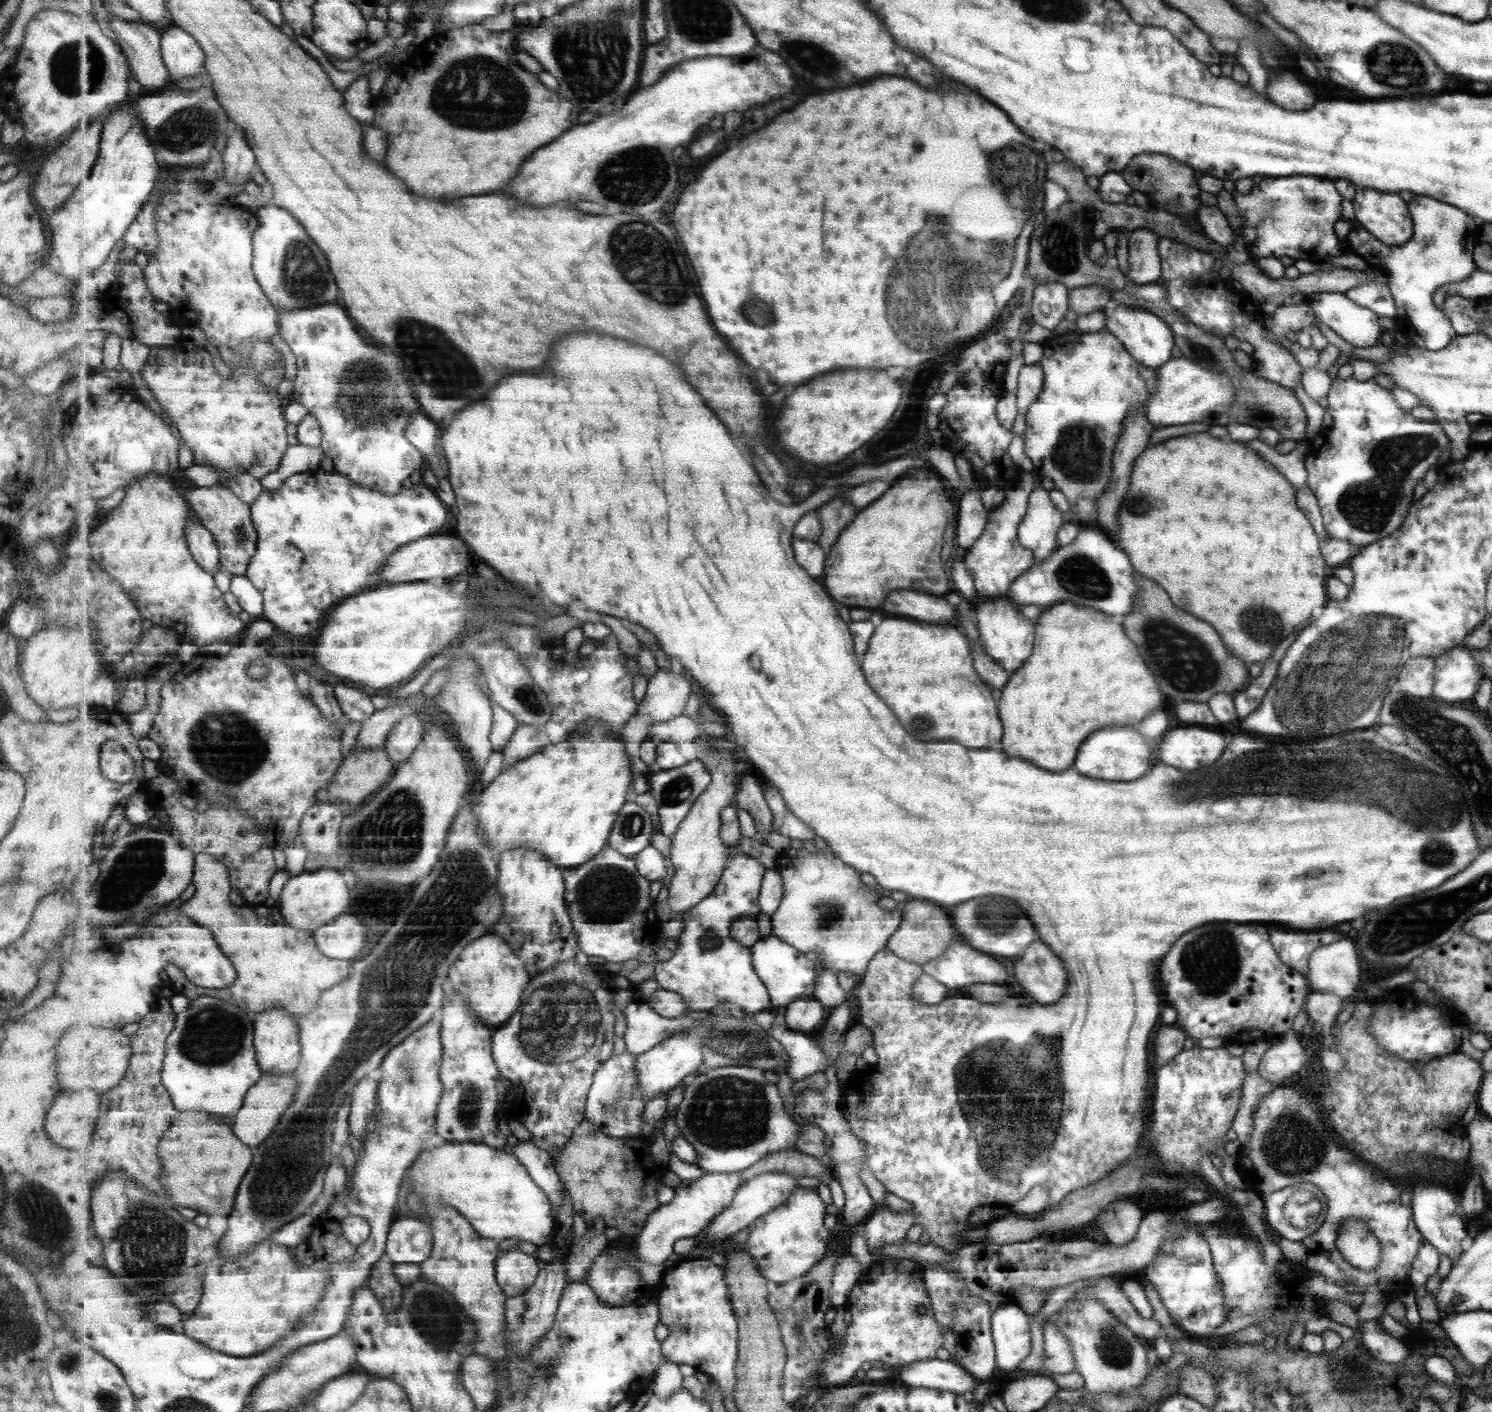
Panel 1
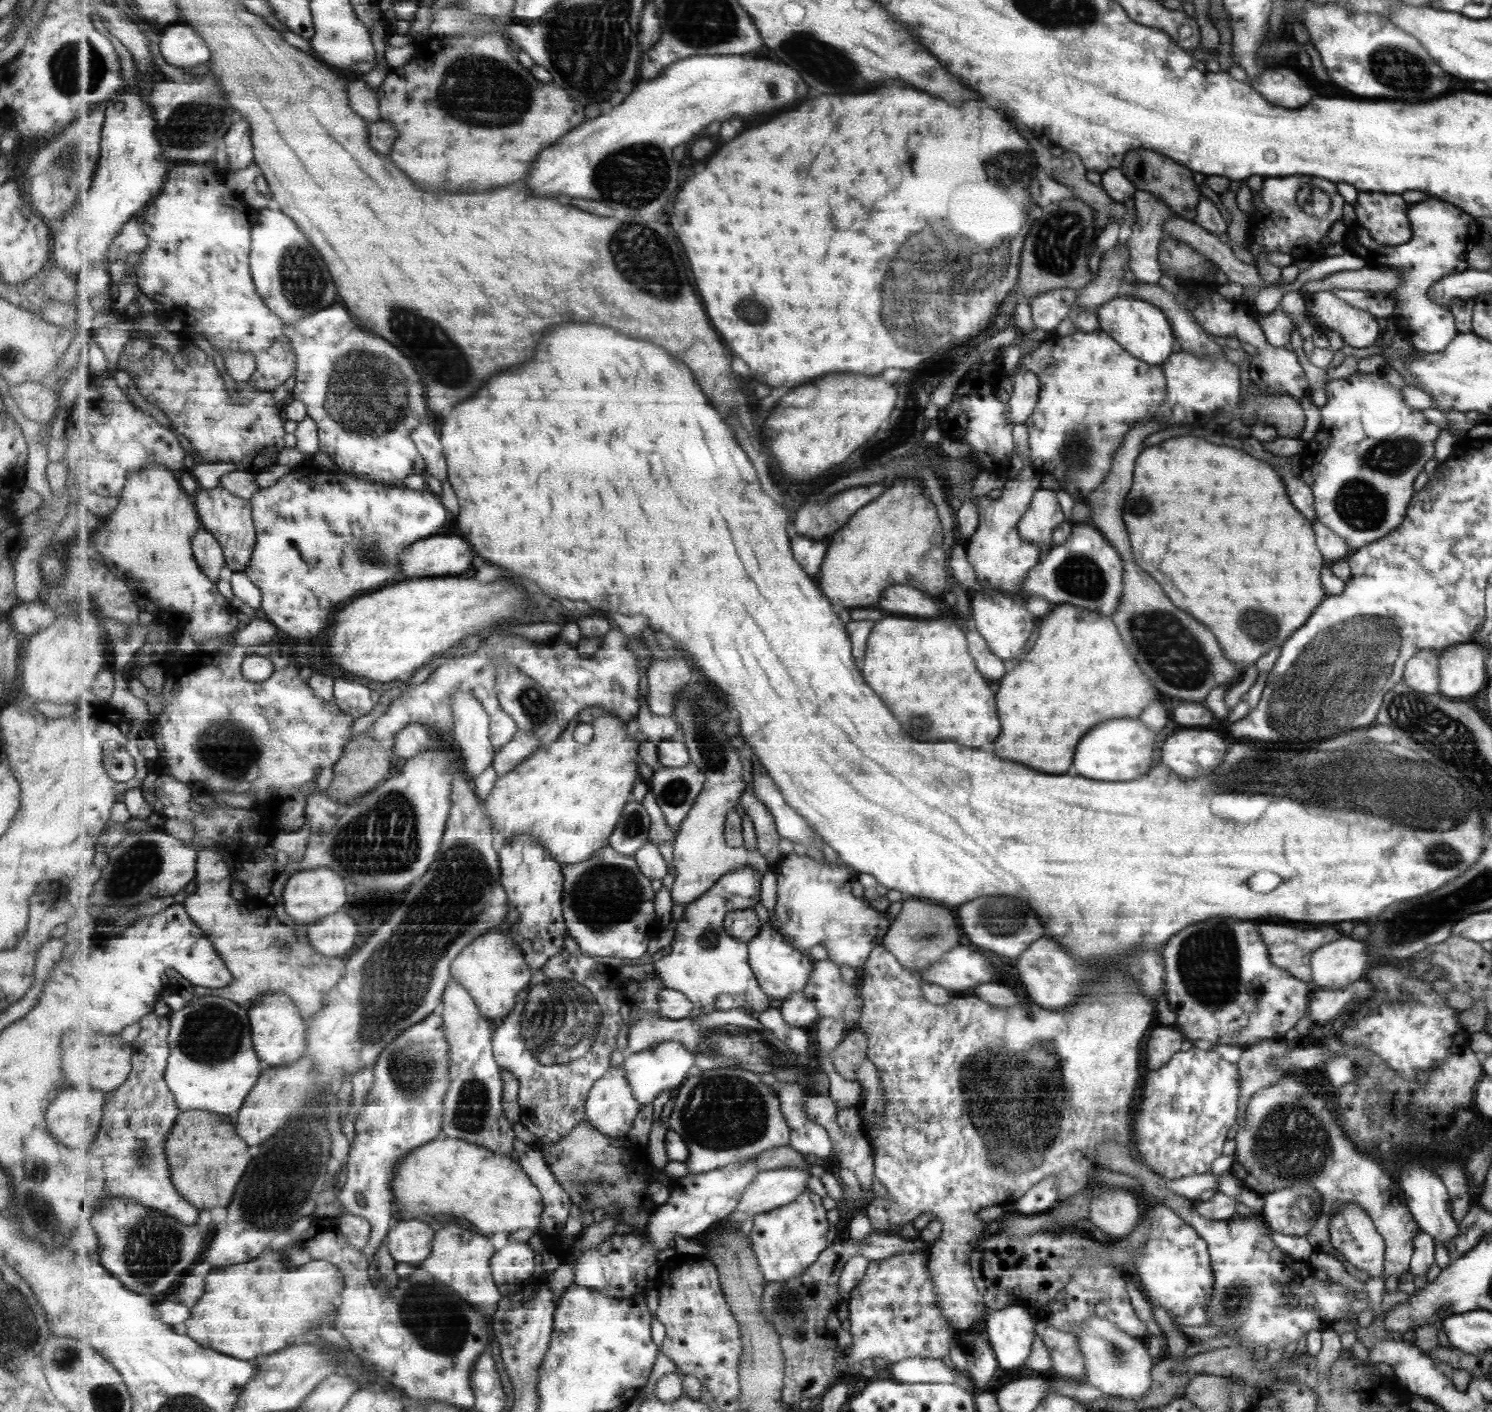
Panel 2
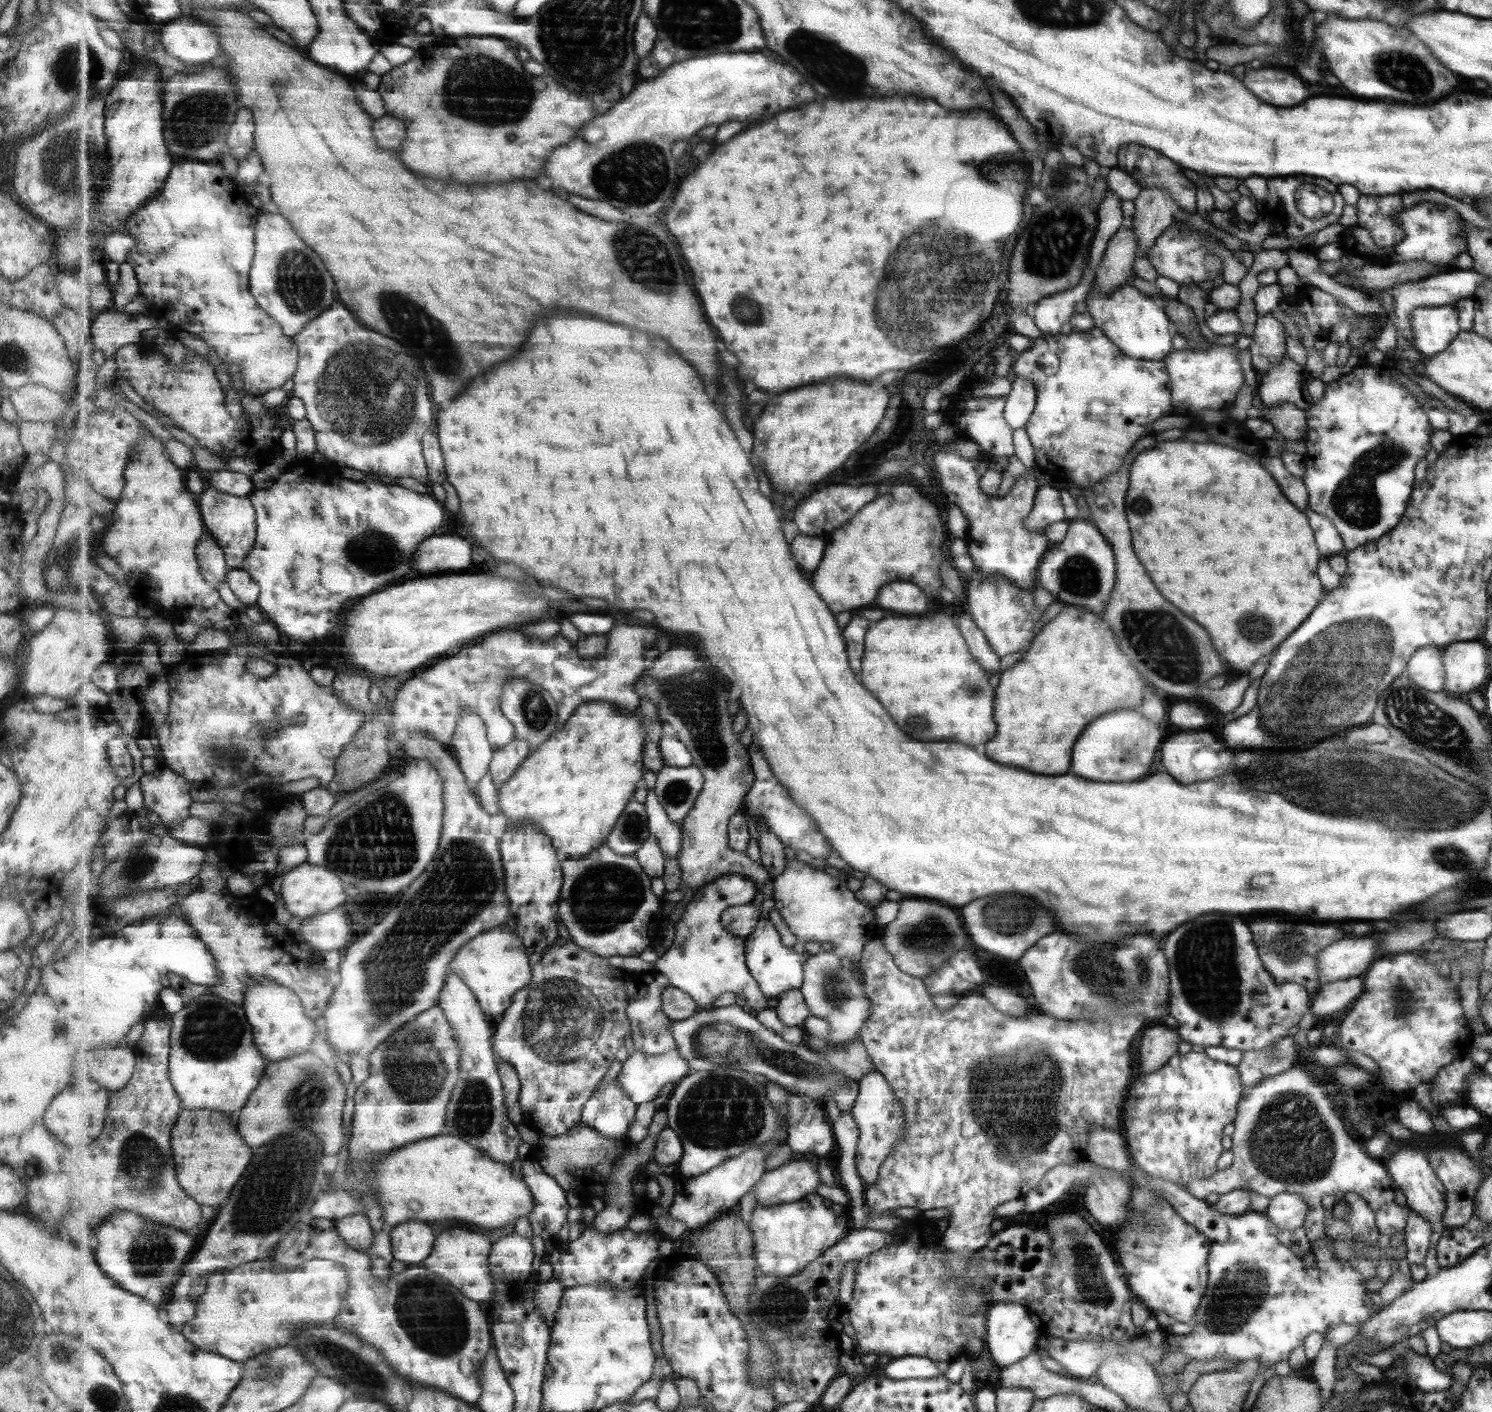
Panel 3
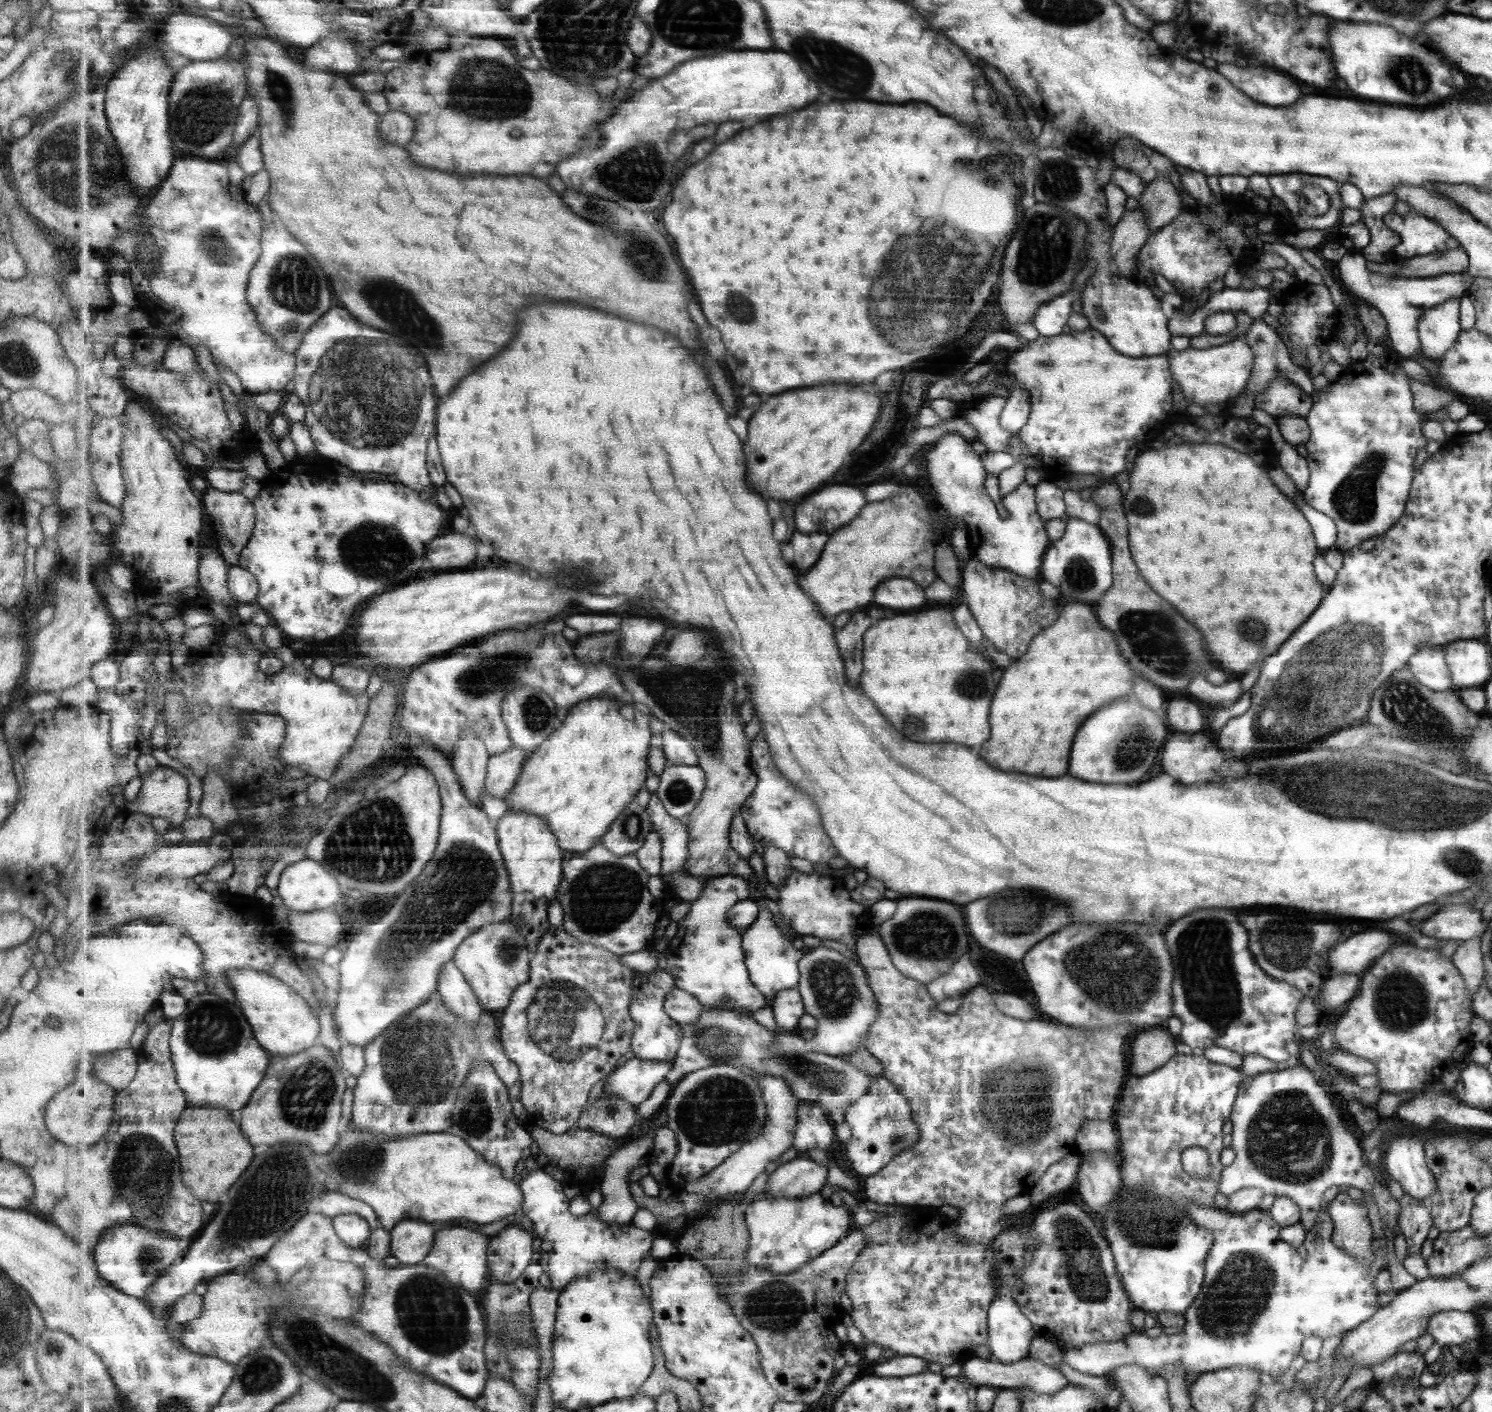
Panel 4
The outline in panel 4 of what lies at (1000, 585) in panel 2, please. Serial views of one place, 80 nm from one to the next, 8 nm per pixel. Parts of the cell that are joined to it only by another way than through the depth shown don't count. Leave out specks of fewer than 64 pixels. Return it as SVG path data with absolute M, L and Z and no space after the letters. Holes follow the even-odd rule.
M956 432L939 435L925 460L927 480L936 492L936 501L949 516L964 522L972 558L983 566L1010 571L1027 580L1039 578L1049 539L1044 521L1036 513L1033 486L1023 481L999 500L991 500L983 486L987 474L980 455L974 454L970 443Z

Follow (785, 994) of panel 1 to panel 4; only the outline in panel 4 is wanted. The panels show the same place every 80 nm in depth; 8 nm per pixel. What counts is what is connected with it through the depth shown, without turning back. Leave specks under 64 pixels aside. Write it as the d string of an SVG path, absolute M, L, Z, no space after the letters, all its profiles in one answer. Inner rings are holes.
M761 907L757 920L748 926L749 930L743 934L743 948L746 951L746 963L751 980L767 998L775 998L779 991L797 988L799 979L802 977L799 961L806 953L805 948L797 950L793 947L791 940L781 932L775 920L771 910Z

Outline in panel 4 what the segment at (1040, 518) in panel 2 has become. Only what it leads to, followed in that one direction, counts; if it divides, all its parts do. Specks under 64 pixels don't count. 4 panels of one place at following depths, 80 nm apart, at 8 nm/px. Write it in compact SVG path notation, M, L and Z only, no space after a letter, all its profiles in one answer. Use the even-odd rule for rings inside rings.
M1042 480L1033 486L1033 490L1036 513L1042 521L1065 517L1064 498L1059 487L1054 483Z

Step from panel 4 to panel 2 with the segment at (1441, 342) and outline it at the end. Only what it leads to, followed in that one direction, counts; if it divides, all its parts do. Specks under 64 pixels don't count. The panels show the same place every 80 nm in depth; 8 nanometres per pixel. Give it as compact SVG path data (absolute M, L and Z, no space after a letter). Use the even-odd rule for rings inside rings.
M1423 200L1409 205L1406 217L1410 221L1411 238L1402 245L1378 245L1369 233L1357 224L1348 227L1343 242L1347 252L1359 256L1368 266L1389 267L1400 272L1402 281L1391 292L1395 305L1390 318L1403 336L1417 335L1415 341L1408 340L1414 352L1437 353L1449 345L1458 330L1448 306L1432 303L1426 296L1426 290L1441 276L1468 269L1465 262L1468 252L1463 248L1469 239L1467 224L1475 221L1471 215L1439 200Z

